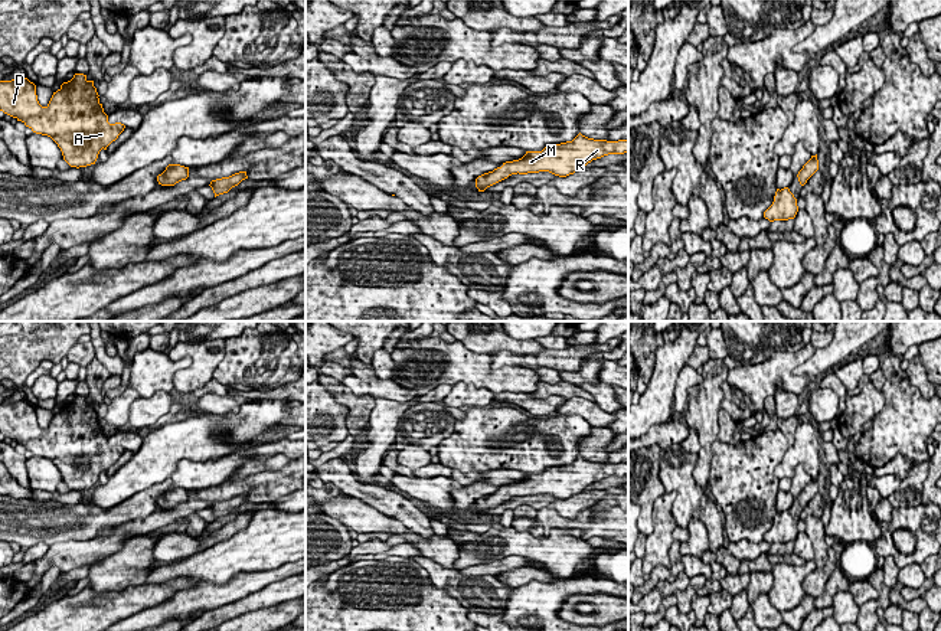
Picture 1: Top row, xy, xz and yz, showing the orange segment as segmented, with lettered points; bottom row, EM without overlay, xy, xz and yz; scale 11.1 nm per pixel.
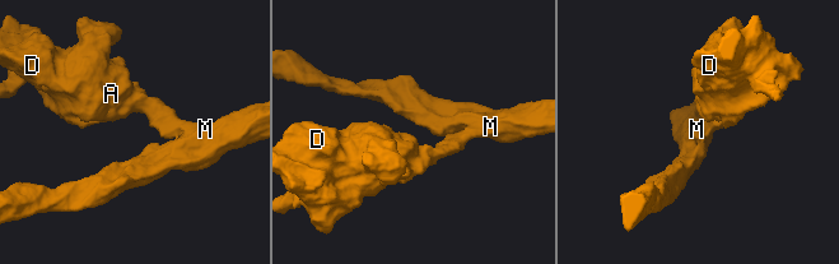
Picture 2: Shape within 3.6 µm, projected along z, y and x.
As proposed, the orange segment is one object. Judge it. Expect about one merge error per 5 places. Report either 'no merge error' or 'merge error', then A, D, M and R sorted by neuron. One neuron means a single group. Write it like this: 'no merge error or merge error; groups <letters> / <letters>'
no merge error; groups A D M R

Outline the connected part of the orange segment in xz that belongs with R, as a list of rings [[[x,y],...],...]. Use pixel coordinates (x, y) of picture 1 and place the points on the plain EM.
[[[579,455],[572,464],[546,468],[542,474],[526,474],[522,481],[503,485],[501,490],[478,498],[476,510],[478,514],[484,514],[487,510],[517,496],[549,494],[566,500],[582,493],[592,483],[624,475],[628,475],[628,462],[594,462]]]

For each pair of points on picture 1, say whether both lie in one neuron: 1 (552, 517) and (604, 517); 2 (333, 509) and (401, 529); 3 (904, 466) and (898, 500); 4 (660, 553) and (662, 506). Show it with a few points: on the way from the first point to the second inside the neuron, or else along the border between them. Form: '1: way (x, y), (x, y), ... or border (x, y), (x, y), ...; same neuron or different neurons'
1: way (565, 523), (591, 523); same neuron
2: way (350, 512), (363, 519), (384, 523); same neuron
3: border (914, 466), (902, 480); different neurons
4: way (660, 542), (662, 517); same neuron

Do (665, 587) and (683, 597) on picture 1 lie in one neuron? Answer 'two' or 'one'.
two

